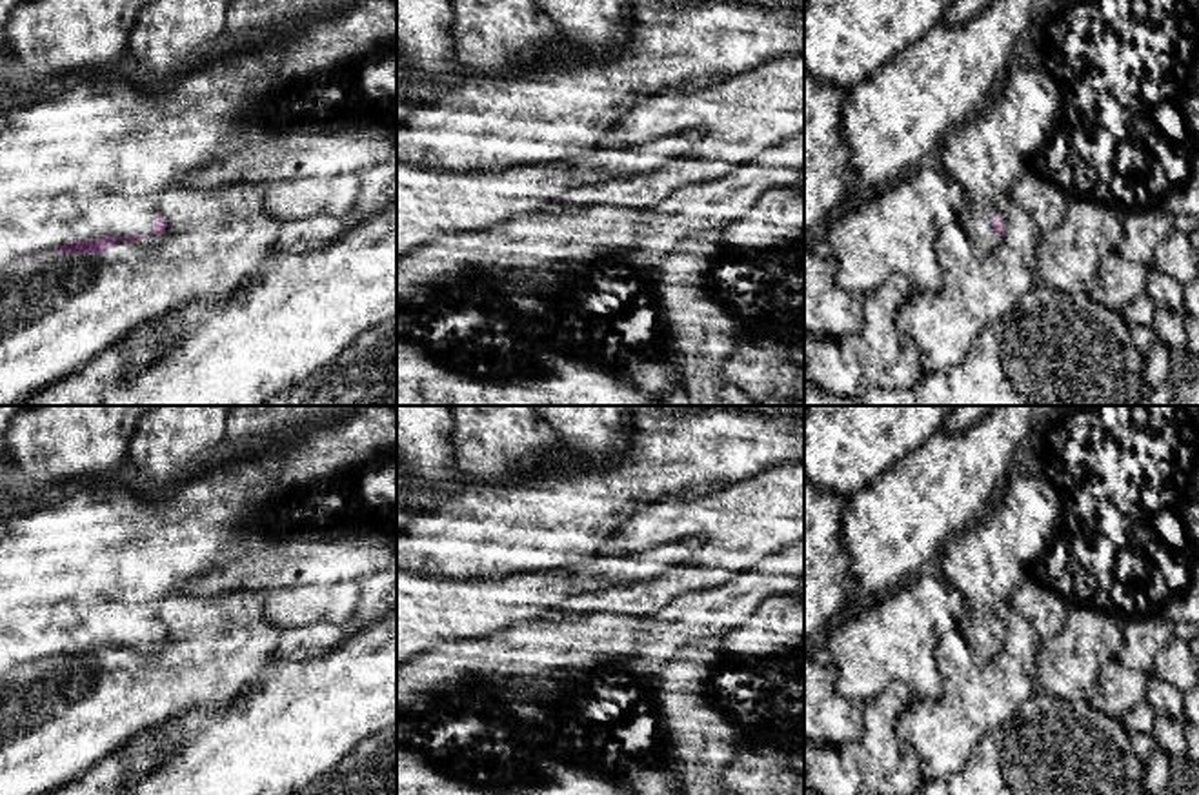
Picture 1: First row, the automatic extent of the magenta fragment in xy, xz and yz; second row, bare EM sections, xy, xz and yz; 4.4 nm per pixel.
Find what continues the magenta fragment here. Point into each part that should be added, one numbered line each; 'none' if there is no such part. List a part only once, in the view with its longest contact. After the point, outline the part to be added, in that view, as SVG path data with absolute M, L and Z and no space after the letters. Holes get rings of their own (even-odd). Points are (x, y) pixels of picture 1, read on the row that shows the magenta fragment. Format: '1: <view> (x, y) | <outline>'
1: xy (91, 161) | M229 47L224 60L200 65L166 95L147 95L129 82L131 67L84 75L33 106L0 113L0 275L35 251L56 253L67 242L155 231L155 204L215 155L253 135L278 129L264 120L266 106L282 93L280 73L258 64L257 51Z
2: xy (153, 241) | M166 231L162 235L138 236L136 240L133 240L133 244L138 244L142 247L158 247L166 236Z

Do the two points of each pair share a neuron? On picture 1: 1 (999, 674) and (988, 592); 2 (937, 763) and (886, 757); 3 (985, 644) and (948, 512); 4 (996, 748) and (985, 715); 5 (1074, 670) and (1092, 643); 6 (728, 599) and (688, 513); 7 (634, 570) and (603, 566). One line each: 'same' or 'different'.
1: different
2: different
3: different
4: different
5: same
6: different
7: same

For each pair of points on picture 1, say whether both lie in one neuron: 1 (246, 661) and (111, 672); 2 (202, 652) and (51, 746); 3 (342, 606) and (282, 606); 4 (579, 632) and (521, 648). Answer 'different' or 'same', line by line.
1: same
2: same
3: same
4: same

